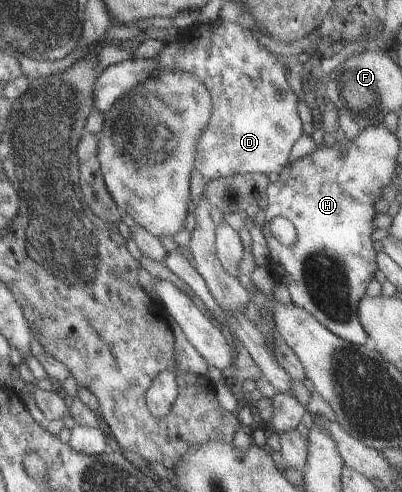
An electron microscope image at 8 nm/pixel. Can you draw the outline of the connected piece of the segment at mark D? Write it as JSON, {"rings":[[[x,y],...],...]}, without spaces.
{"rings":[[[219,17],[213,22],[197,23],[192,28],[182,31],[173,42],[164,43],[157,58],[143,60],[131,56],[130,59],[114,63],[103,69],[93,81],[93,110],[104,113],[119,97],[142,83],[155,71],[169,69],[196,76],[205,85],[210,94],[212,109],[209,120],[202,128],[194,146],[194,169],[208,181],[227,176],[270,172],[279,173],[291,151],[291,147],[303,134],[302,122],[297,112],[298,98],[289,88],[285,74],[287,69],[280,60],[253,38],[251,30],[231,22],[222,22]]]}

